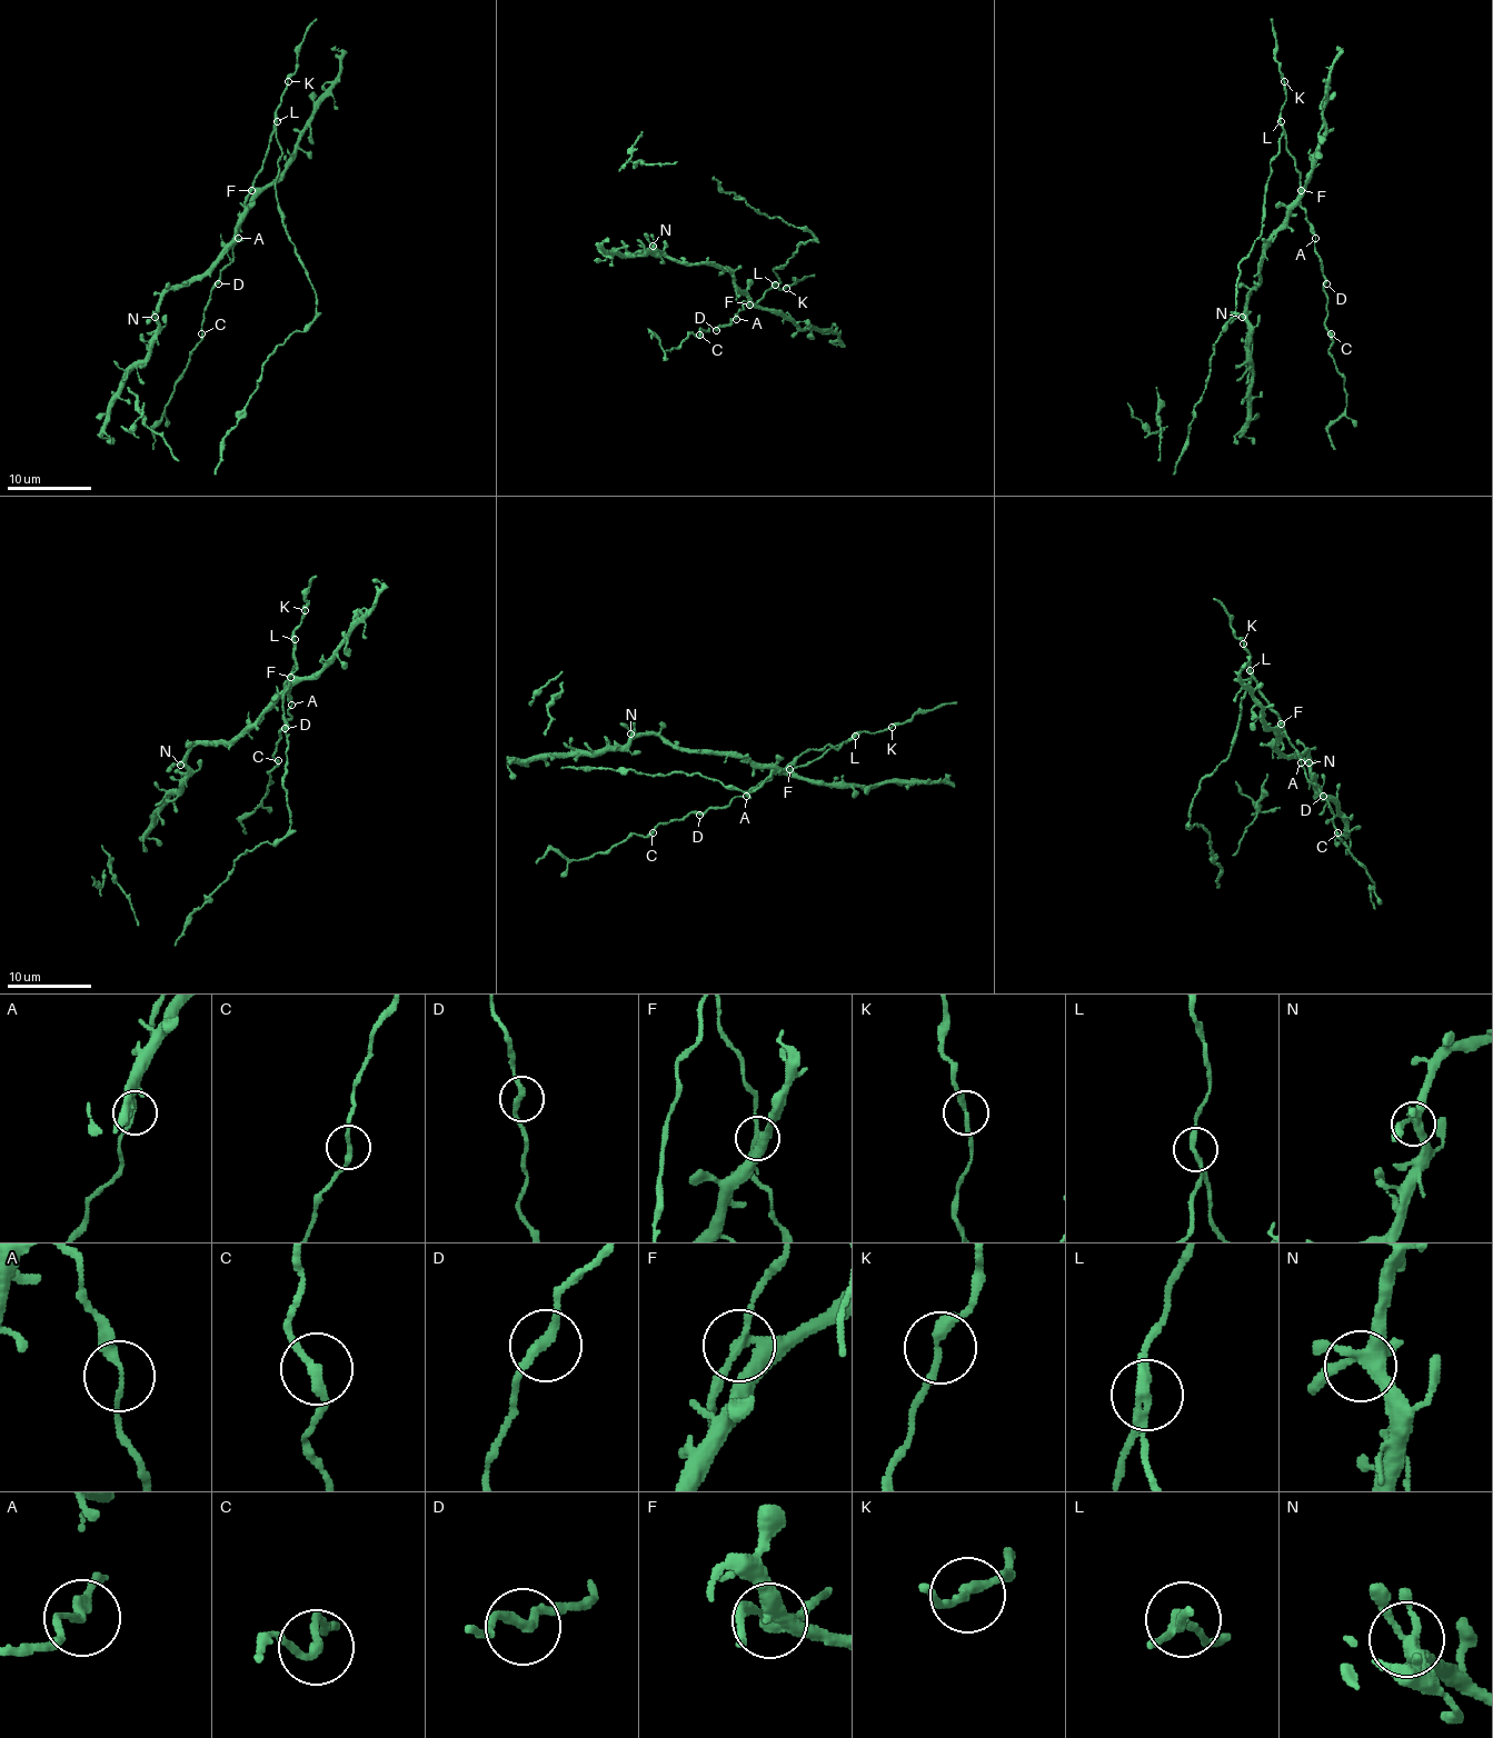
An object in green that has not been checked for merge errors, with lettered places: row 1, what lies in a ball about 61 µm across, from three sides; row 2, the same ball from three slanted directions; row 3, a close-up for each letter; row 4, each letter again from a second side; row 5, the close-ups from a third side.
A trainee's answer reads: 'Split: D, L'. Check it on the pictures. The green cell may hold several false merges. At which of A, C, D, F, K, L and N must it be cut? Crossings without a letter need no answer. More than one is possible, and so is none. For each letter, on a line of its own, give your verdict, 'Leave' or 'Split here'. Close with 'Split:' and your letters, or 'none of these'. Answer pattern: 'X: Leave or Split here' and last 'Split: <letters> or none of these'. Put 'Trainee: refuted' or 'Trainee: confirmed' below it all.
A: Leave
C: Leave
D: Leave
F: Split here
K: Leave
L: Split here
N: Leave
Split: F, L
Trainee: refuted

